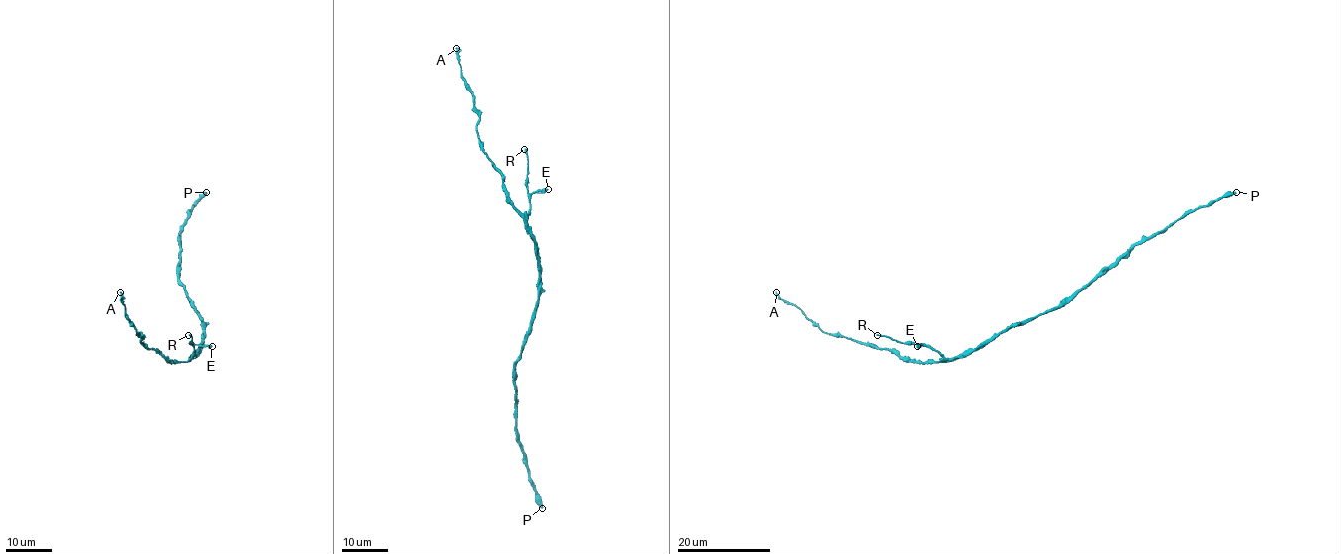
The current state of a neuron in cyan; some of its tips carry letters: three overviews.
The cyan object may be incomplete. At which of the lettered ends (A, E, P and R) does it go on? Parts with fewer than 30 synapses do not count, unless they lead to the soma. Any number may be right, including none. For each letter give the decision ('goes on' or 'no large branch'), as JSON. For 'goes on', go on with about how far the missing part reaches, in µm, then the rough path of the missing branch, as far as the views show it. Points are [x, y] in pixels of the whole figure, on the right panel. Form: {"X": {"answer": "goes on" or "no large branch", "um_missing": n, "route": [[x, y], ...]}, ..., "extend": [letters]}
{"A": {"answer": "no large branch"}, "E": {"answer": "no large branch"}, "P": {"answer": "no large branch"}, "R": {"answer": "no large branch"}, "extend": []}

